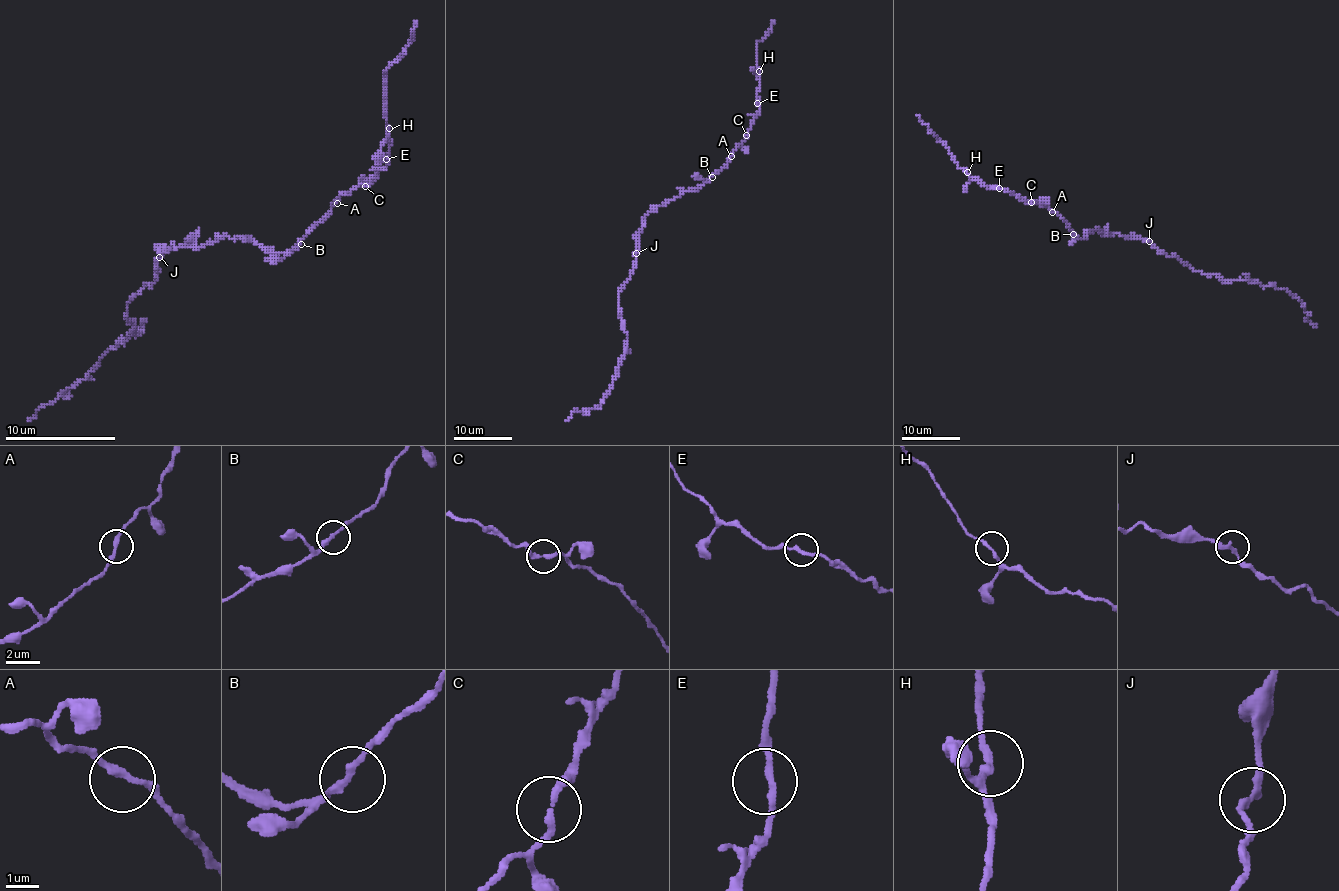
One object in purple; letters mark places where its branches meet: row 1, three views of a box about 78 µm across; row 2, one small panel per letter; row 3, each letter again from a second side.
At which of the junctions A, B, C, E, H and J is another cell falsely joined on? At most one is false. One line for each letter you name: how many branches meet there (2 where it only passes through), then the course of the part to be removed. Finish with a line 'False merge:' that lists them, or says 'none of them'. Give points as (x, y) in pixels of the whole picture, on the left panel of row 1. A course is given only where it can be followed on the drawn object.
False merge: none of them

